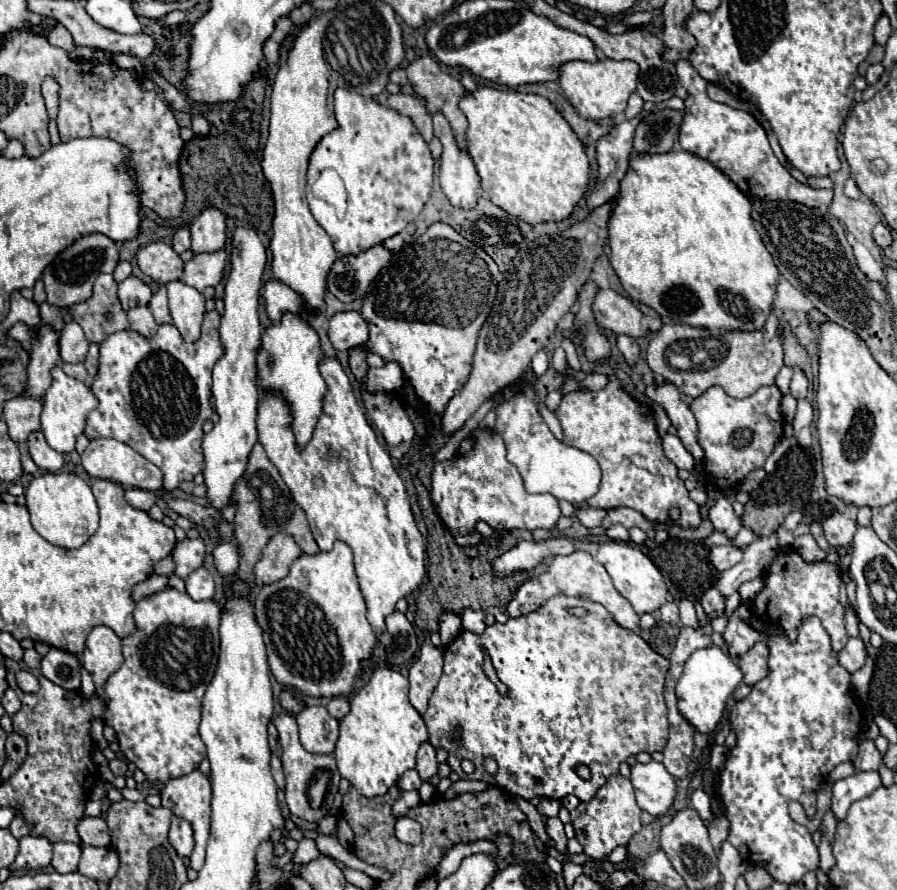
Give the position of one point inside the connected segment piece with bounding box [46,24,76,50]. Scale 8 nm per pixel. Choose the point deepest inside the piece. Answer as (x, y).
(60, 37)

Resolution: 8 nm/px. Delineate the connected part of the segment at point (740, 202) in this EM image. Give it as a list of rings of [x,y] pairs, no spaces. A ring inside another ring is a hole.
[[[670,150],[668,154],[634,154],[628,164],[630,164],[628,174],[624,176],[624,182],[620,182],[620,190],[612,204],[612,214],[608,220],[610,264],[616,272],[616,276],[620,278],[622,288],[628,292],[628,296],[632,300],[638,300],[638,302],[650,306],[662,318],[670,318],[680,324],[718,328],[718,330],[762,330],[764,322],[768,318],[768,312],[772,308],[774,290],[776,290],[780,272],[754,228],[750,198],[722,170],[718,170],[708,160],[704,160],[696,154],[688,154],[686,150]]]

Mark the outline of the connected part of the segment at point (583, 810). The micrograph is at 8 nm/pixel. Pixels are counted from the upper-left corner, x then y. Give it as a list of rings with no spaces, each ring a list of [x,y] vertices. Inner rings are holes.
[[[614,774],[612,778],[608,778],[608,782],[596,792],[596,796],[590,802],[580,802],[580,806],[572,810],[570,814],[572,814],[576,840],[584,846],[584,854],[592,862],[598,862],[598,864],[606,862],[608,854],[616,846],[628,844],[632,834],[636,834],[642,828],[640,824],[642,810],[638,808],[634,800],[634,790],[632,790],[630,780],[624,778],[622,774]]]

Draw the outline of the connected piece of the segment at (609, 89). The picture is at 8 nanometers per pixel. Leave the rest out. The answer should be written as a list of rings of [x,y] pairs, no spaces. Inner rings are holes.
[[[602,58],[596,64],[576,60],[576,62],[562,64],[558,82],[562,86],[562,92],[566,94],[566,98],[582,118],[600,120],[600,118],[614,118],[616,114],[622,114],[626,110],[628,98],[636,90],[638,72],[640,68],[636,66],[636,62],[630,62],[630,60],[618,62],[618,60]]]

